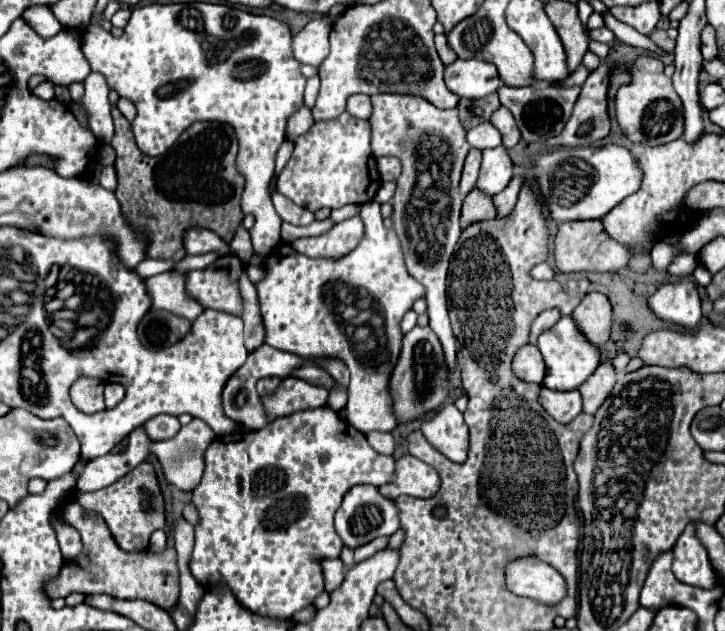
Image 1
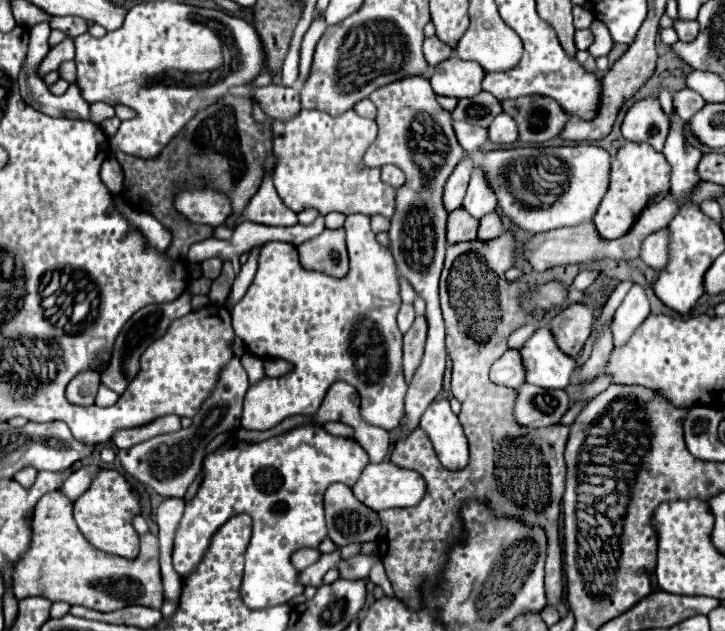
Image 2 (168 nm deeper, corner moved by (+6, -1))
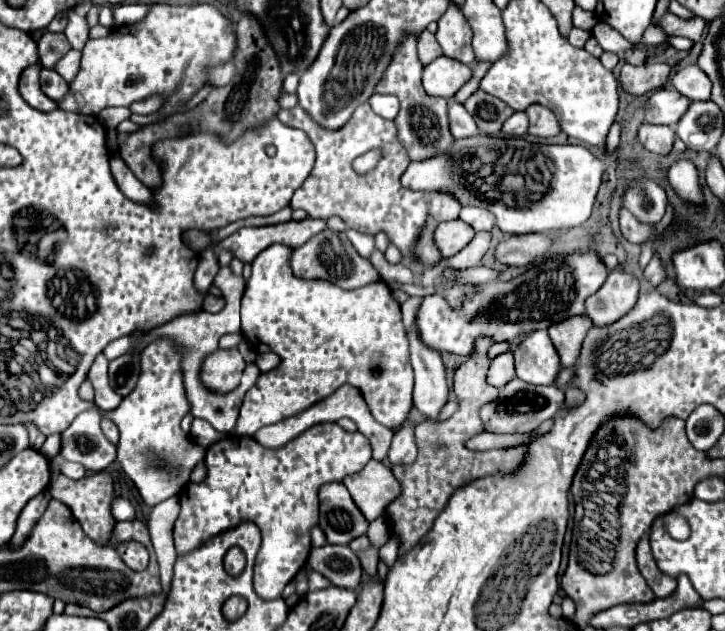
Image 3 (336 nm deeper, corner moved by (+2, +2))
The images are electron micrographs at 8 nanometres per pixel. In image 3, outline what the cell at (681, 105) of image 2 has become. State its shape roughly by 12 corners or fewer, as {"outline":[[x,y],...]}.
{"outline":[[675,89],[655,91],[643,123],[675,125],[689,99]]}

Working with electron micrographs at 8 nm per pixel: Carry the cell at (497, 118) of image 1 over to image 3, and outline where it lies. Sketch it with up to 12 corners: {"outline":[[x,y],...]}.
{"outline":[[513,113],[505,125],[505,137],[523,137],[529,127],[525,113]]}

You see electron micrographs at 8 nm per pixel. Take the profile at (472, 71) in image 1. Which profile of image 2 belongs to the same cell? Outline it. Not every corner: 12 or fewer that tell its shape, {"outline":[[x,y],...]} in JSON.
{"outline":[[457,56],[431,72],[435,94],[467,98],[481,92],[485,70]]}

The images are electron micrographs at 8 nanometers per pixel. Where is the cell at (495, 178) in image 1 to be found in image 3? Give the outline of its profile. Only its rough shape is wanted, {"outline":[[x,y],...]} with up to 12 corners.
{"outline":[[463,207],[459,219],[475,231],[491,231],[493,215],[485,209]]}

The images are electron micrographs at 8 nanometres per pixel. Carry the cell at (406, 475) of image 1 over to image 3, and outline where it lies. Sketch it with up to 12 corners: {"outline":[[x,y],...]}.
{"outline":[[371,459],[343,485],[369,523],[401,495],[391,469]]}

